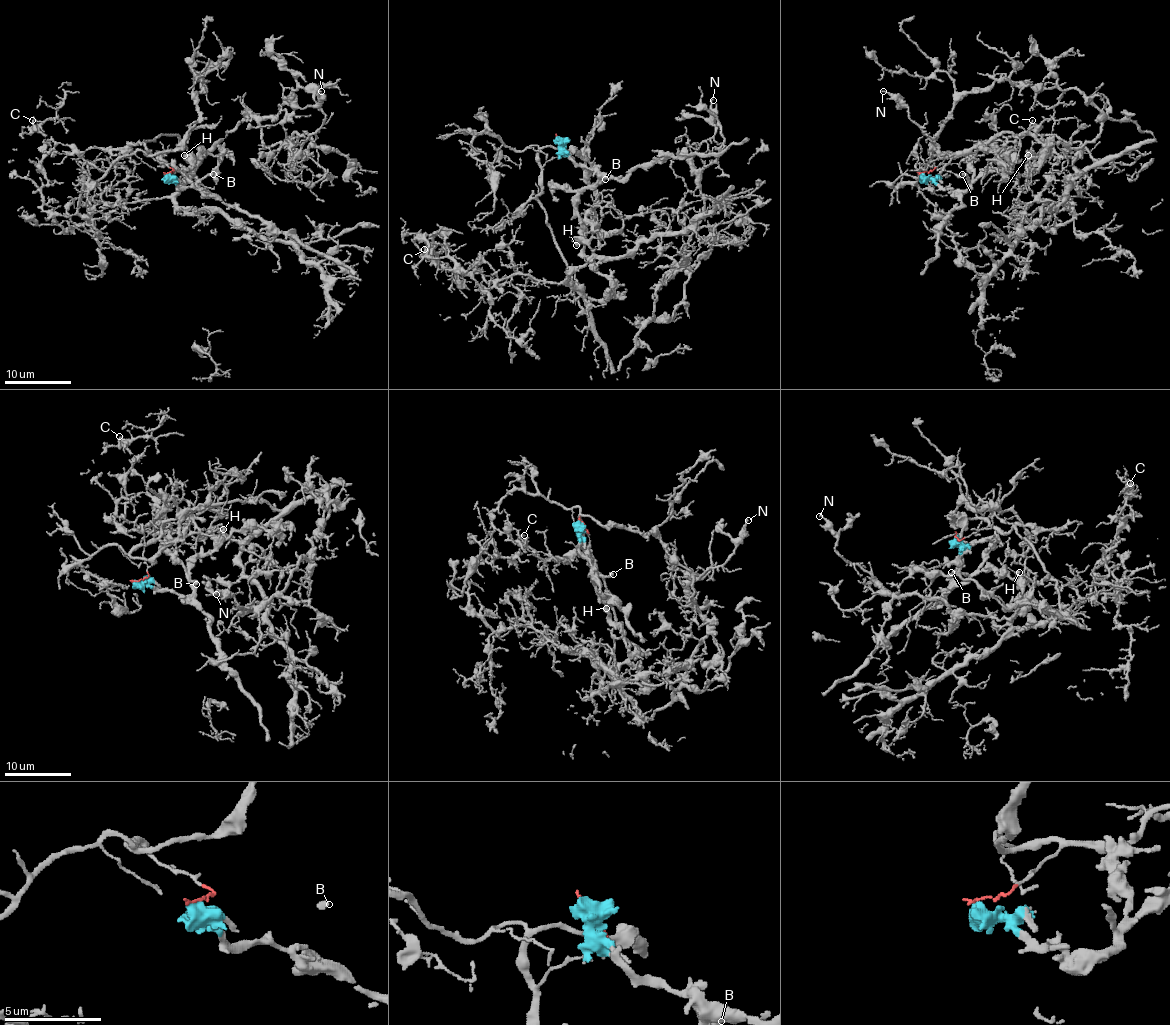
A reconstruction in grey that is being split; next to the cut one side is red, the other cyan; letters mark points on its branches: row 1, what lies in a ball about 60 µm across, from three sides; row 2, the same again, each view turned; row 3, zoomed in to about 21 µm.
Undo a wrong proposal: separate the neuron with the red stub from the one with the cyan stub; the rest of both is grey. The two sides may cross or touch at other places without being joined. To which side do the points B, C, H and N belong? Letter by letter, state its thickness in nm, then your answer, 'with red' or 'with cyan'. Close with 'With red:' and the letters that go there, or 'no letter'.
B: calibre 400 nm; with cyan
C: calibre 160 nm; with red
H: calibre 280 nm; with cyan
N: calibre 150 nm; with red
With red: C, N

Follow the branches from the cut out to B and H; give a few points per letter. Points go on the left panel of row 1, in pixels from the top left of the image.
B: (167, 174), (180, 188), (203, 189), (197, 184), (213, 174)
H: (167, 174), (180, 188), (205, 189), (187, 178), (185, 171), (190, 163), (183, 154)

